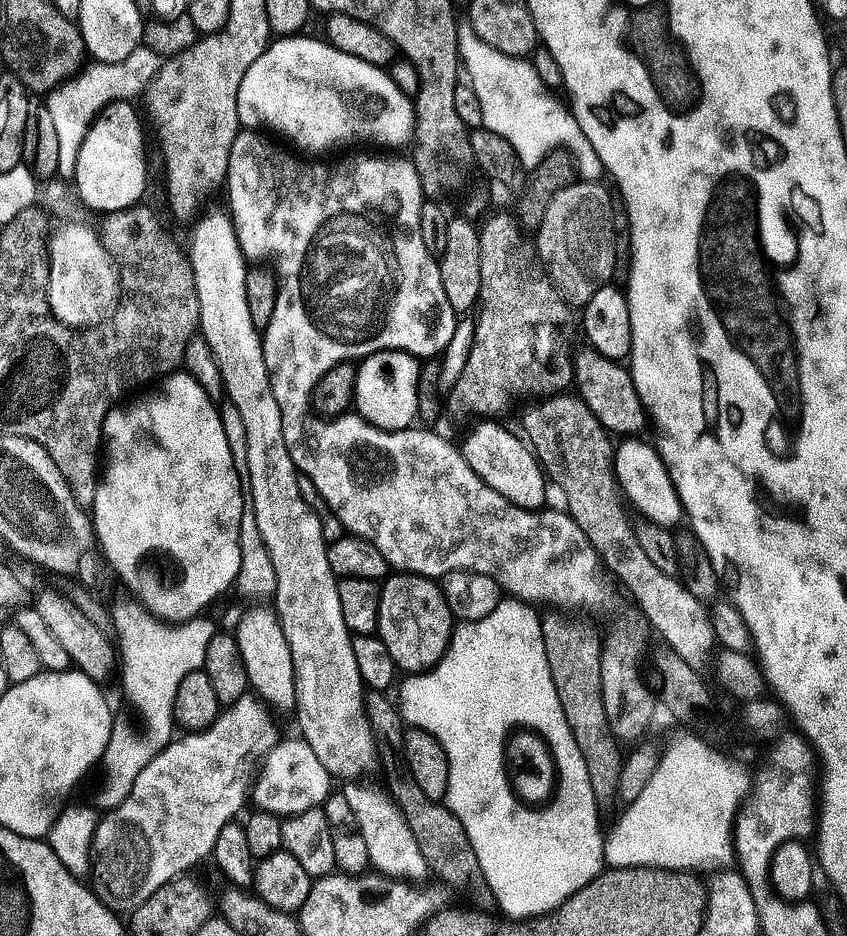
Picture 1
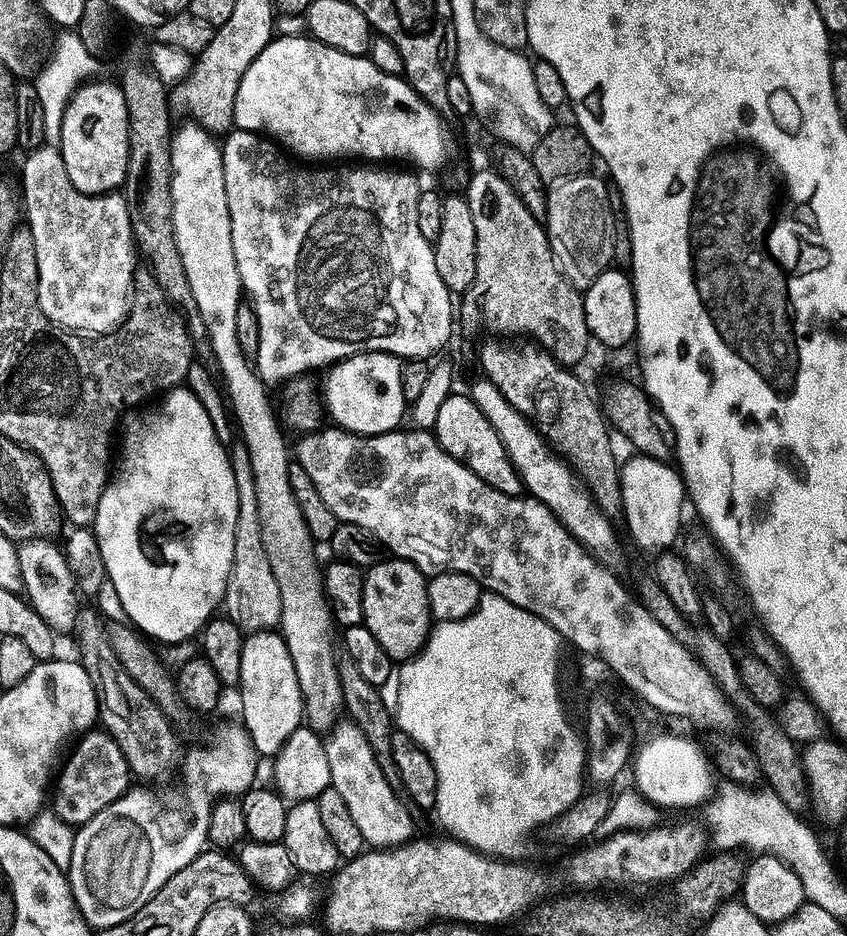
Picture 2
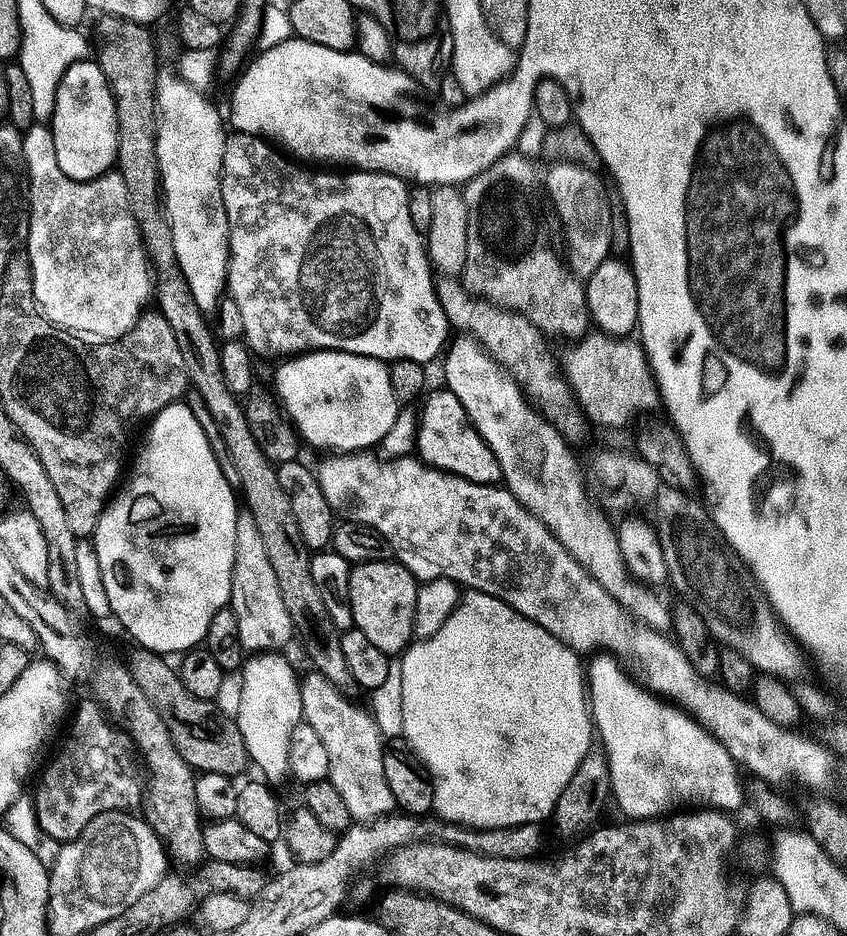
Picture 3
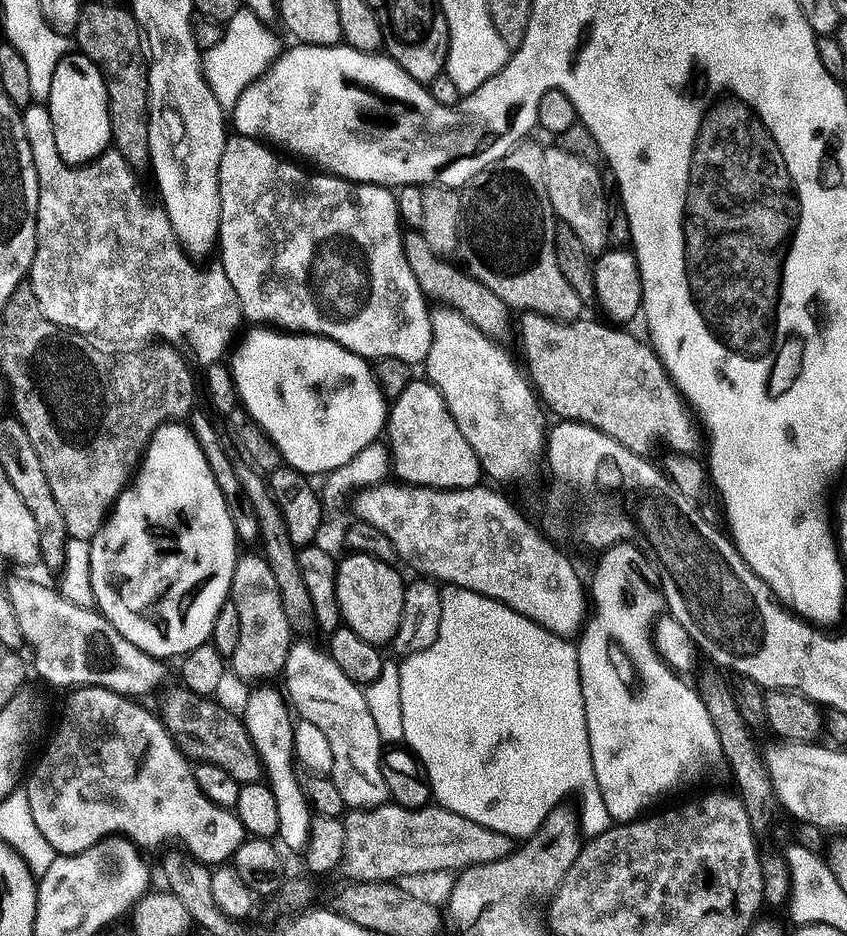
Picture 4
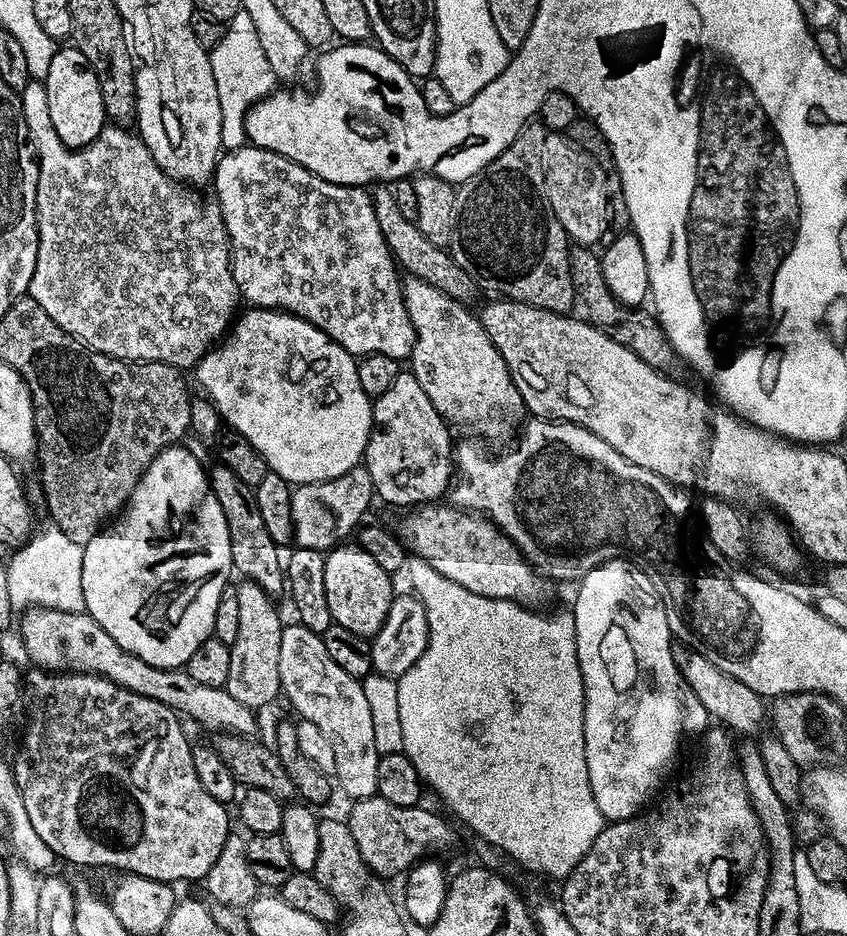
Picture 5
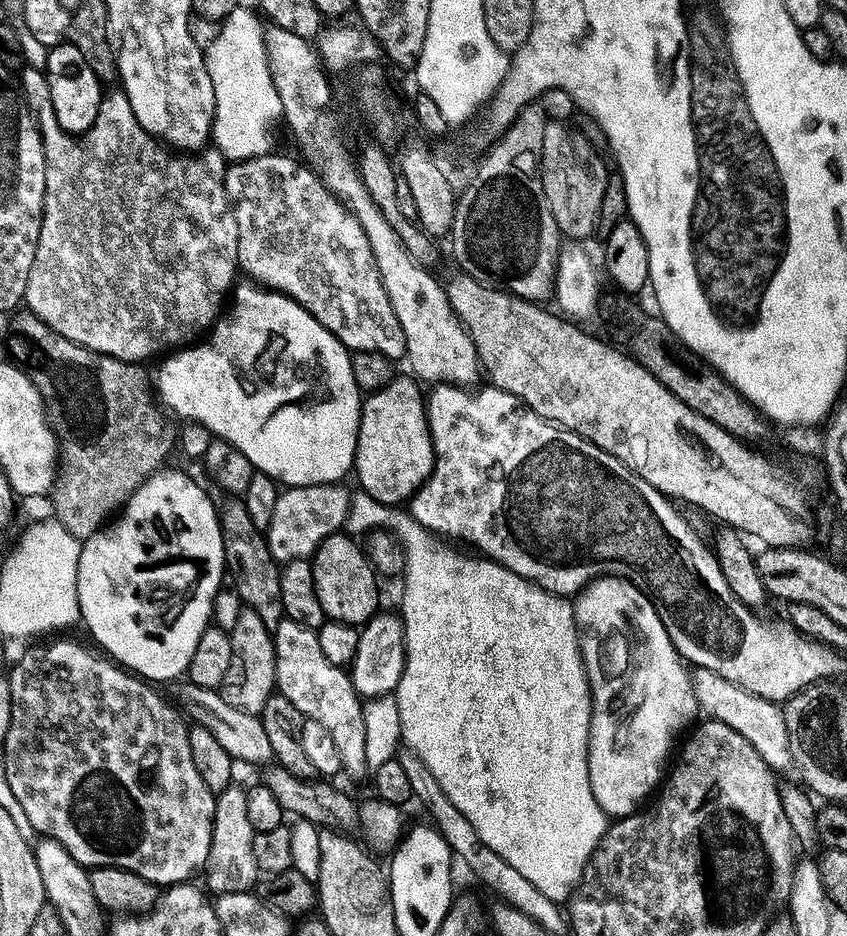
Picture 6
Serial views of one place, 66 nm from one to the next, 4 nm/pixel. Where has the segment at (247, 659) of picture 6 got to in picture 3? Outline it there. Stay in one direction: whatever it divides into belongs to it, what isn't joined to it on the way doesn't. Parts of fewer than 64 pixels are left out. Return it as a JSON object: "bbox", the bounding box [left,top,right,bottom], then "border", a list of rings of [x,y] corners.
{"bbox":[229,511,296,654],"border":[[[241,511],[238,530],[235,532],[235,562],[232,583],[229,585],[232,612],[238,618],[242,646],[248,654],[276,654],[282,651],[296,634],[296,627],[289,616],[278,577],[266,553],[264,541],[250,511]]]}

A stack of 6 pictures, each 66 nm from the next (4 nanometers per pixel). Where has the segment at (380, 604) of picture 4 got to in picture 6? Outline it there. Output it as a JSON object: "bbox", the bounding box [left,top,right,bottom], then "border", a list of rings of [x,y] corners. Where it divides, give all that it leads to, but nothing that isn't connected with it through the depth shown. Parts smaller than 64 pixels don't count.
{"bbox":[311,534,381,626],"border":[[[348,534],[330,537],[317,550],[311,566],[318,590],[318,602],[322,602],[325,617],[337,624],[364,626],[381,611],[381,581],[376,569],[369,562],[365,549],[361,545],[359,548],[355,543],[359,544]]]}

